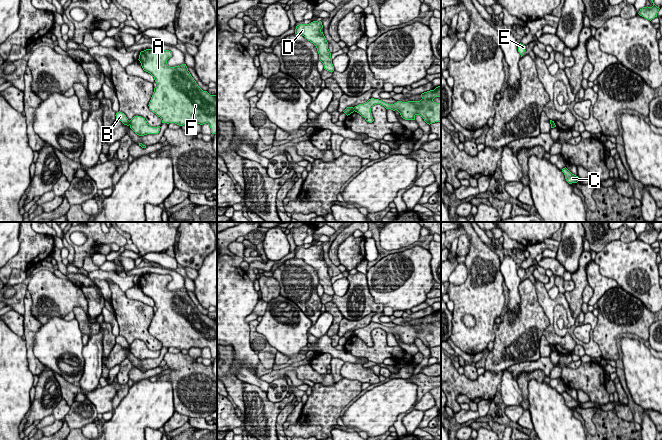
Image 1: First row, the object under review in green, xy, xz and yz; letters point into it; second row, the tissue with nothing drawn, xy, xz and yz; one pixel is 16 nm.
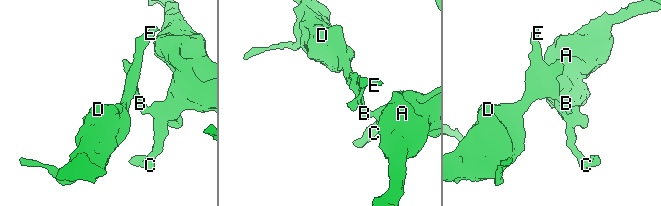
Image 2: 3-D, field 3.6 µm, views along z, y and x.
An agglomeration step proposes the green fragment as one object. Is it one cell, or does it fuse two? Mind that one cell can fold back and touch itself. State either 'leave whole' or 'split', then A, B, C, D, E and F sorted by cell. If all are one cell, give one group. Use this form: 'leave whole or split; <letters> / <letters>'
split; A C F / B D E

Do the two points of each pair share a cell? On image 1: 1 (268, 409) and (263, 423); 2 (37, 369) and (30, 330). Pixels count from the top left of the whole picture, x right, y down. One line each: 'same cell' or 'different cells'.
1: same cell
2: same cell

